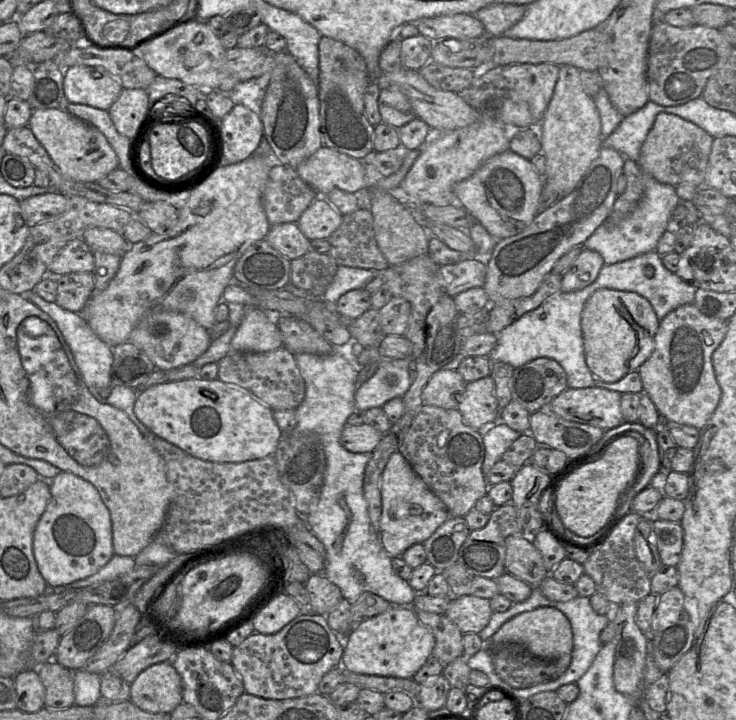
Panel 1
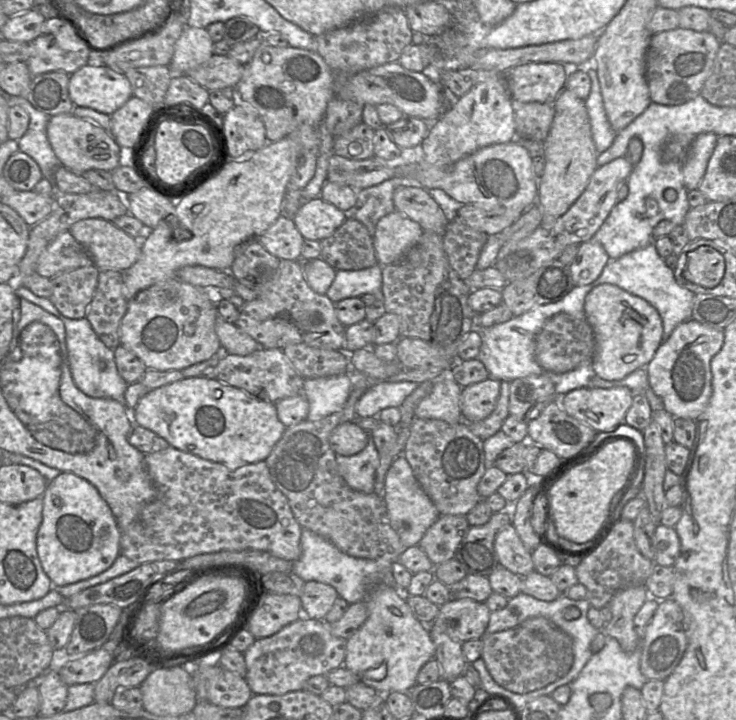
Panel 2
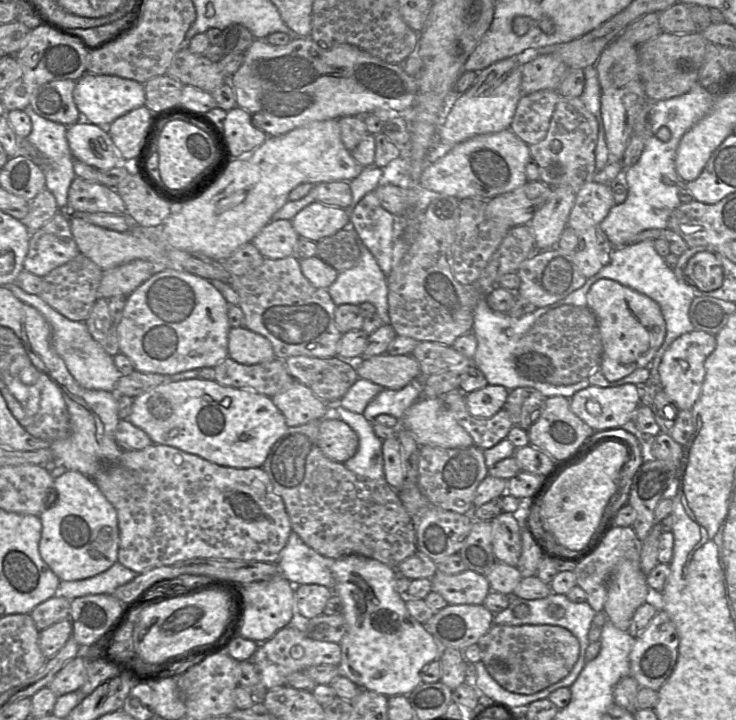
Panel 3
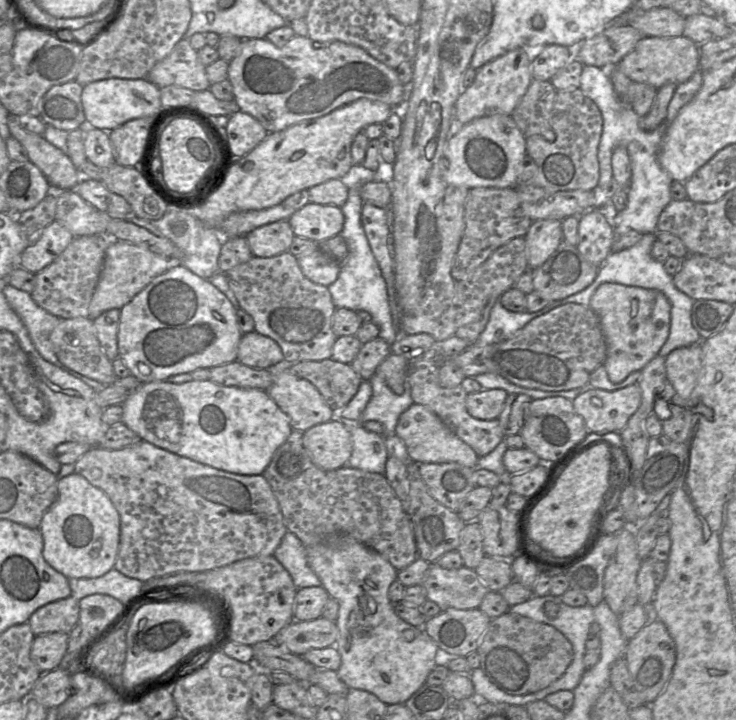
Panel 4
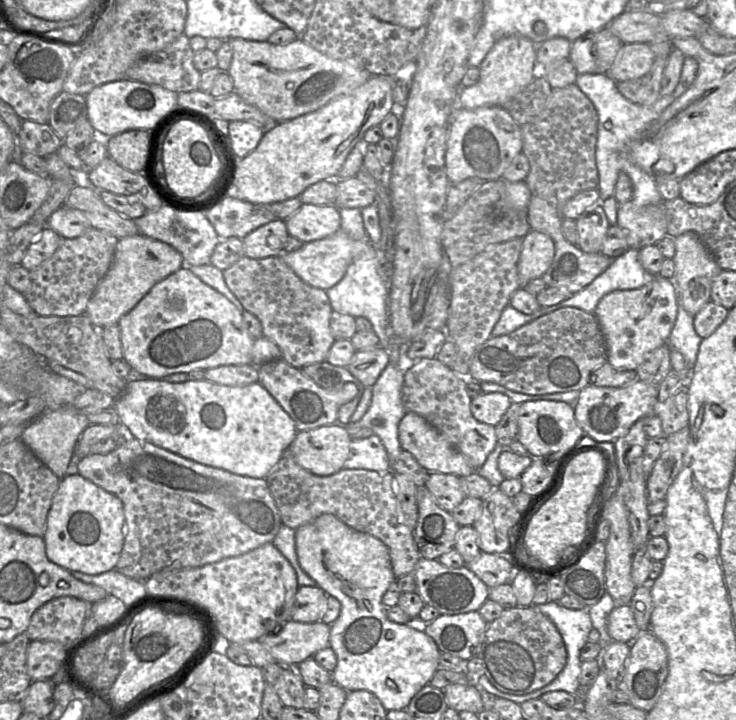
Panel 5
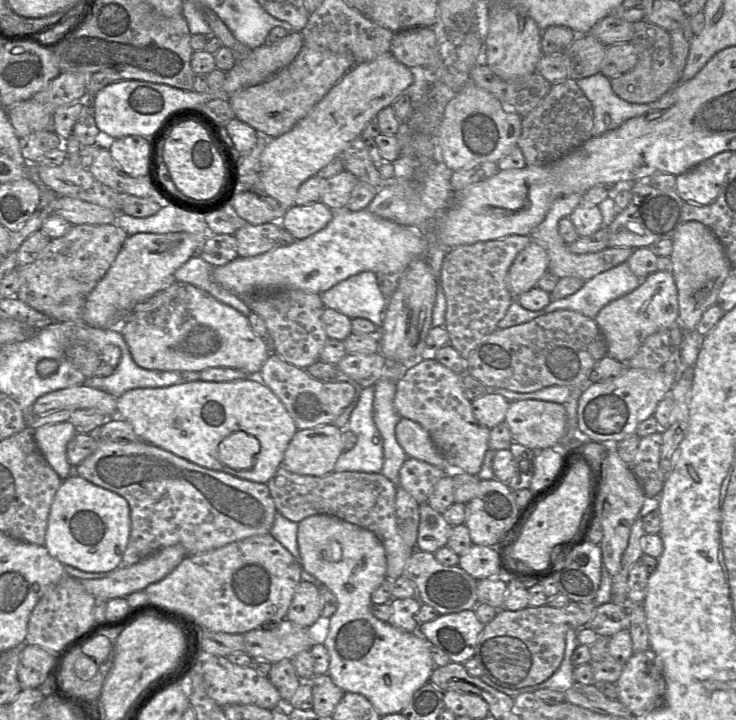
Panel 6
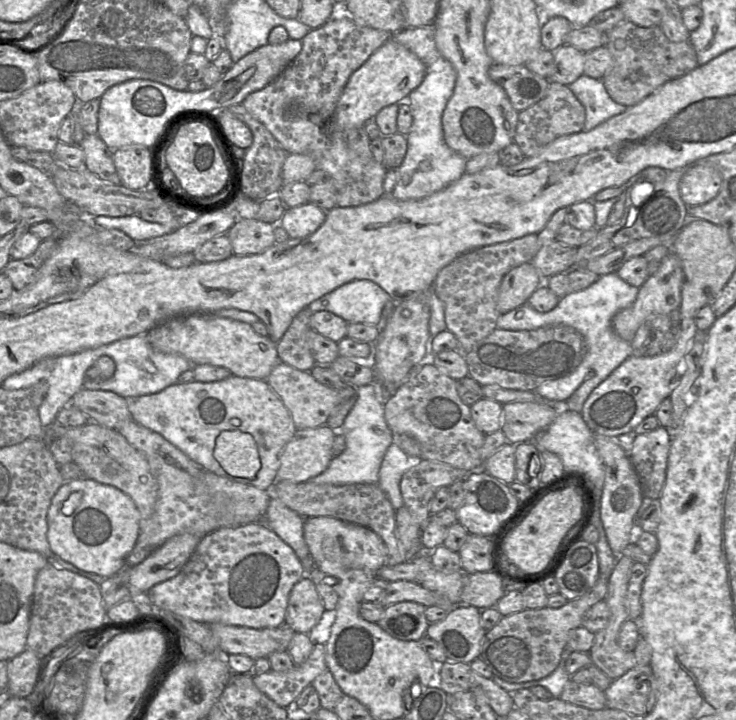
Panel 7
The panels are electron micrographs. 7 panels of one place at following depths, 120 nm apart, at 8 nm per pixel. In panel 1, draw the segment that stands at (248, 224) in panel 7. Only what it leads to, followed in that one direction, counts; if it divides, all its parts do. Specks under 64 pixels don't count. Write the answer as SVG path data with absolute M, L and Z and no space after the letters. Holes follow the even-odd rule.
M292 222L271 226L264 240L289 260L299 258L311 249L311 241L297 223Z

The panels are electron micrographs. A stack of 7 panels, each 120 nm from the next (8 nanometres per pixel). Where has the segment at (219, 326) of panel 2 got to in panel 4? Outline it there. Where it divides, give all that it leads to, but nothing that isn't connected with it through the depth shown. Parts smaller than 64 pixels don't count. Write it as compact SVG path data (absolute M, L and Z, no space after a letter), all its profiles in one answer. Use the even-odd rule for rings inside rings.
M254 330L242 334L237 361L257 369L276 369L284 365L284 356L272 338Z

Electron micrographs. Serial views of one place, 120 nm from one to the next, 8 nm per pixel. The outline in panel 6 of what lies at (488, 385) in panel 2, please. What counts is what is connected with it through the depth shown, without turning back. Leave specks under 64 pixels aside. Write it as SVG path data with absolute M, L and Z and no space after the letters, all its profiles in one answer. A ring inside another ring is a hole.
M488 390L471 402L471 410L479 423L491 429L505 420L510 401L504 396Z

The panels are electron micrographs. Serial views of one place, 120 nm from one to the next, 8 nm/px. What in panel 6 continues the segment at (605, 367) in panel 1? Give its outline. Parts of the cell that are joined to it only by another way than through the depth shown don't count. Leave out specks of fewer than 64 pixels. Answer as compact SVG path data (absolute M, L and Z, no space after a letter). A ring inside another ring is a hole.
M656 271L642 279L638 288L605 305L595 317L607 345L607 354L627 363L645 339L678 322L677 287L671 272Z

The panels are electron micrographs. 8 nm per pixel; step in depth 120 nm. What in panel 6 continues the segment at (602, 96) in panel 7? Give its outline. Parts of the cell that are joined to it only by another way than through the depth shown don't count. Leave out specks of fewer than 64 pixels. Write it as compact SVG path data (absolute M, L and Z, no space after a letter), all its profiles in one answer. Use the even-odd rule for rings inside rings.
M601 73L578 79L576 83L593 107L591 136L615 129L650 109L651 103L629 103L618 97L612 90L610 79Z

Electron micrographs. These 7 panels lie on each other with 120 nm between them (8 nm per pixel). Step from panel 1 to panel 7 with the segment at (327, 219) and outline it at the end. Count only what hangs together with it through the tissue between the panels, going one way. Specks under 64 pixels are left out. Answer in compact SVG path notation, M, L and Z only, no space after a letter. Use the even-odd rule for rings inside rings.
M307 202L302 205L286 208L279 223L290 238L306 237L314 233L325 221L326 211L317 205Z

